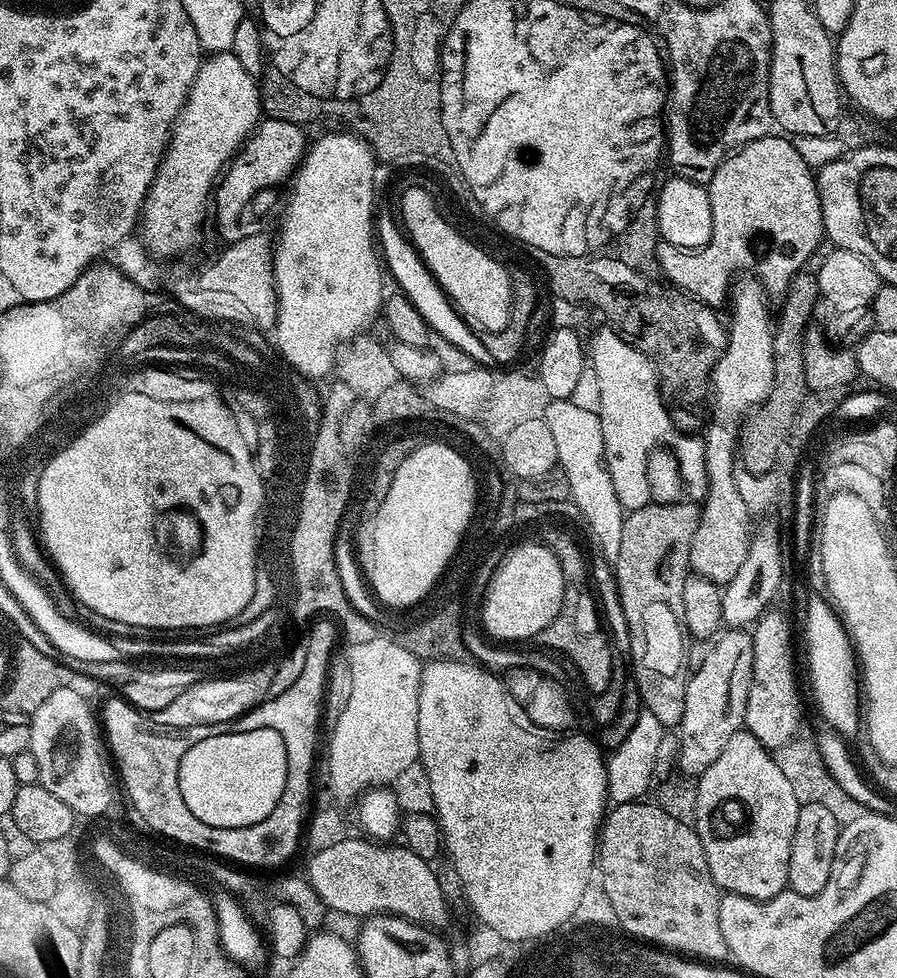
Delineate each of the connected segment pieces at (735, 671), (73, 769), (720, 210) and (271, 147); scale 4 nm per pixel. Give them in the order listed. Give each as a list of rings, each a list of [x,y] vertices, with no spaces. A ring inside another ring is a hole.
[[[728,628],[719,633],[716,645],[704,656],[693,676],[687,677],[684,693],[686,710],[678,729],[680,750],[678,763],[686,775],[699,778],[722,754],[726,742],[744,728],[746,698],[750,694],[752,667],[754,666],[754,642],[751,631]]]
[[[58,689],[30,716],[32,729],[28,747],[38,761],[40,784],[61,802],[66,802],[66,806],[70,806],[70,810],[80,818],[100,816],[112,804],[112,784],[108,781],[108,768],[104,765],[105,753],[102,751],[102,728],[97,713],[95,716],[92,710],[93,705],[84,701],[77,691]]]
[[[769,134],[744,144],[729,154],[712,171],[706,187],[712,215],[710,242],[704,248],[695,250],[660,242],[656,247],[656,258],[663,272],[663,279],[671,287],[679,288],[699,303],[714,309],[719,309],[720,303],[729,299],[734,277],[743,272],[755,277],[769,297],[782,297],[790,286],[791,279],[802,271],[807,265],[804,263],[815,254],[820,240],[825,239],[822,203],[819,202],[813,169],[802,162],[798,150],[787,135]]]
[[[292,118],[261,119],[225,167],[214,188],[216,232],[224,242],[259,236],[271,222],[272,215],[274,220],[282,204],[280,187],[283,184],[285,187],[296,175],[310,143],[309,137],[304,137],[303,130],[296,123]]]

